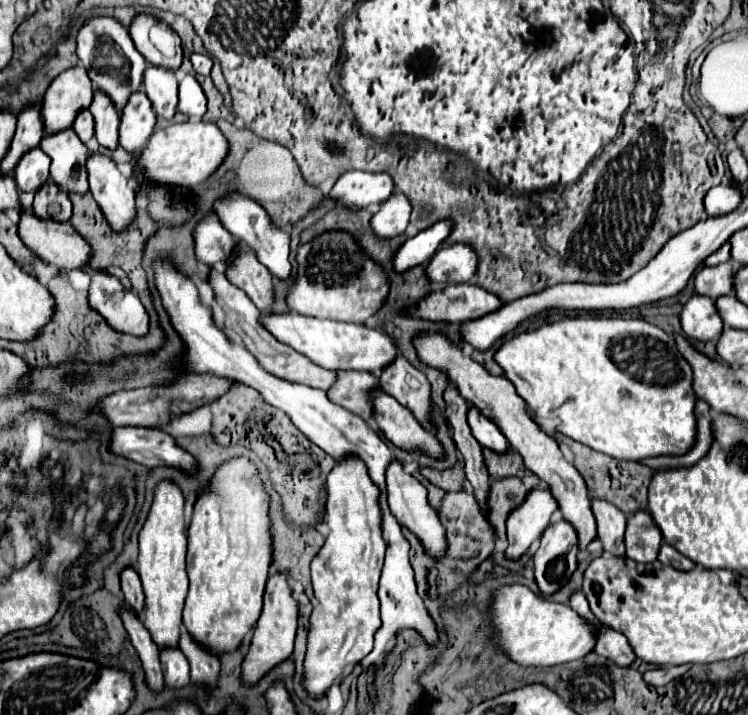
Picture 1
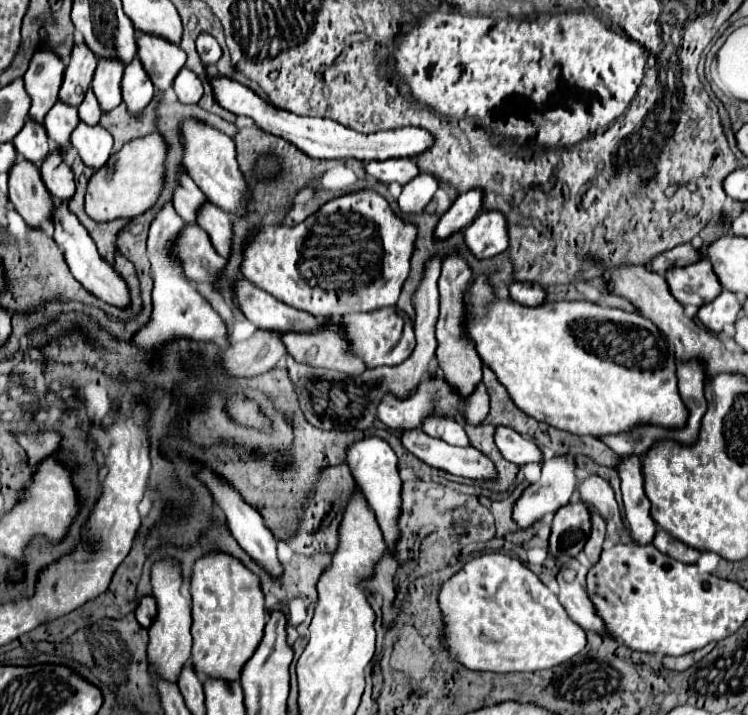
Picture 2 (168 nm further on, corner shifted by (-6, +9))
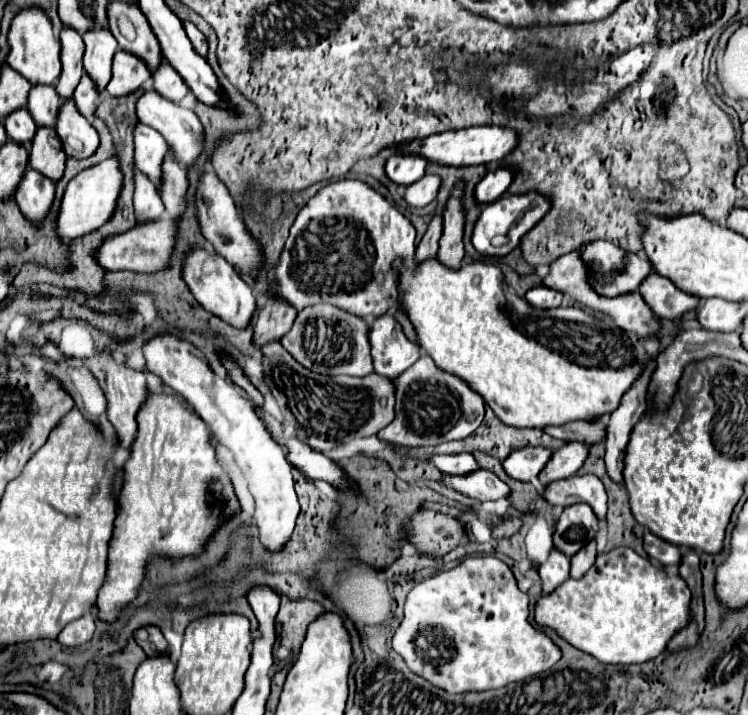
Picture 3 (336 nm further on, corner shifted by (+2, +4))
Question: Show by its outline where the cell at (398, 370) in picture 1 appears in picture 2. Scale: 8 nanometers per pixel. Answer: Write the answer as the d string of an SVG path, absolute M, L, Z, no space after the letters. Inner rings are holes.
M431 415L431 417L427 417L427 421L423 421L423 433L427 433L429 437L443 439L449 445L457 445L457 447L467 447L469 445L465 429L455 419L445 419L445 417Z

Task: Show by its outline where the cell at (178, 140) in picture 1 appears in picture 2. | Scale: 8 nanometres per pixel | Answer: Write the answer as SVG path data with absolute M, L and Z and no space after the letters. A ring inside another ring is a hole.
M151 133L123 145L123 149L113 153L107 163L107 167L111 169L109 177L101 177L101 169L97 169L89 177L85 193L85 213L97 223L107 223L121 217L133 219L151 209L151 205L155 205L161 193L165 149L165 141L159 133Z

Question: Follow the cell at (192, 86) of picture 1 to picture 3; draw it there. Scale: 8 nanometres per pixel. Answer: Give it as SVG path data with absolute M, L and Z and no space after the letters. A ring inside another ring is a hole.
M167 62L161 64L159 70L155 72L153 88L159 90L159 94L163 94L163 98L167 98L171 102L181 102L189 94L189 88L183 82L183 78Z

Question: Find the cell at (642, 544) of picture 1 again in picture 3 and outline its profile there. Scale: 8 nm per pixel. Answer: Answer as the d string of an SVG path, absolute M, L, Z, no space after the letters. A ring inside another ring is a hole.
M655 362L647 366L645 374L633 384L633 388L623 396L619 408L609 416L607 424L607 452L605 452L605 466L607 474L615 484L623 484L623 466L625 466L625 446L629 442L629 434L633 426L641 420L645 410L645 392L655 370Z

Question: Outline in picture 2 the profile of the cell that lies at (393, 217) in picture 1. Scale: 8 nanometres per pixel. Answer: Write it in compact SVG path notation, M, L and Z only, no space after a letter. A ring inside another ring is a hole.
M421 173L407 185L403 185L403 191L399 195L399 207L403 213L421 213L425 205L433 199L439 183L433 175Z

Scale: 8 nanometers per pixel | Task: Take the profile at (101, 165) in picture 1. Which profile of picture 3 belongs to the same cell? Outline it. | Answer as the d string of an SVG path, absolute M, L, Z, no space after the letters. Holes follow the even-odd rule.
M73 100L63 102L63 106L59 110L55 132L59 134L59 138L63 142L63 150L69 158L77 158L77 160L89 158L99 148L97 130L89 124L89 120L85 120L77 112Z

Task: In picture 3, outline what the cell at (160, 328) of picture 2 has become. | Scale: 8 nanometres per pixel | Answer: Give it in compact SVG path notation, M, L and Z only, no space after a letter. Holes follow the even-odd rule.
M135 170L135 196L133 196L135 212L139 216L139 222L153 222L159 220L165 214L165 206L161 196L157 194L151 180Z

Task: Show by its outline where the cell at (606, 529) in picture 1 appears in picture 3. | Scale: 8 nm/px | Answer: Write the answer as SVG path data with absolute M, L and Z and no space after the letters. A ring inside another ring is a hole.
M593 474L587 476L571 476L559 482L553 482L551 486L543 488L543 496L549 504L557 506L571 506L585 502L593 508L597 518L605 518L607 514L607 494L601 484L601 480Z

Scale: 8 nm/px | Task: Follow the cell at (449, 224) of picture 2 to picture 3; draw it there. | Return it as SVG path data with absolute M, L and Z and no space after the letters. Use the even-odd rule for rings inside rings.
M497 168L487 172L487 176L477 184L475 188L475 202L477 204L489 204L495 202L503 190L507 190L507 186L513 180L513 172L509 168Z

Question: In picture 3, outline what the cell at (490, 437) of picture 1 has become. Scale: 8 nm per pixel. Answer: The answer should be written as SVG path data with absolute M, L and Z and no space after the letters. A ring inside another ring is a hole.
M521 448L515 450L515 454L509 454L501 464L511 478L531 482L537 478L537 474L541 472L549 458L551 458L549 448Z

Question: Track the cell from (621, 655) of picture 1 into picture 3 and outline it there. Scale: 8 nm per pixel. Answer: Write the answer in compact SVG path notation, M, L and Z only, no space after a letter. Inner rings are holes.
M551 550L547 562L539 566L539 576L543 580L543 592L551 594L555 586L569 580L569 568L571 568L569 558L563 556L559 550Z

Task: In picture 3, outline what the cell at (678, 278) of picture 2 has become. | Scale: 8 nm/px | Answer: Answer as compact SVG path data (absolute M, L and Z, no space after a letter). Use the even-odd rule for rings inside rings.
M651 272L639 286L641 296L651 306L655 314L665 320L677 320L687 312L693 312L699 306L699 298L679 290L669 278Z

